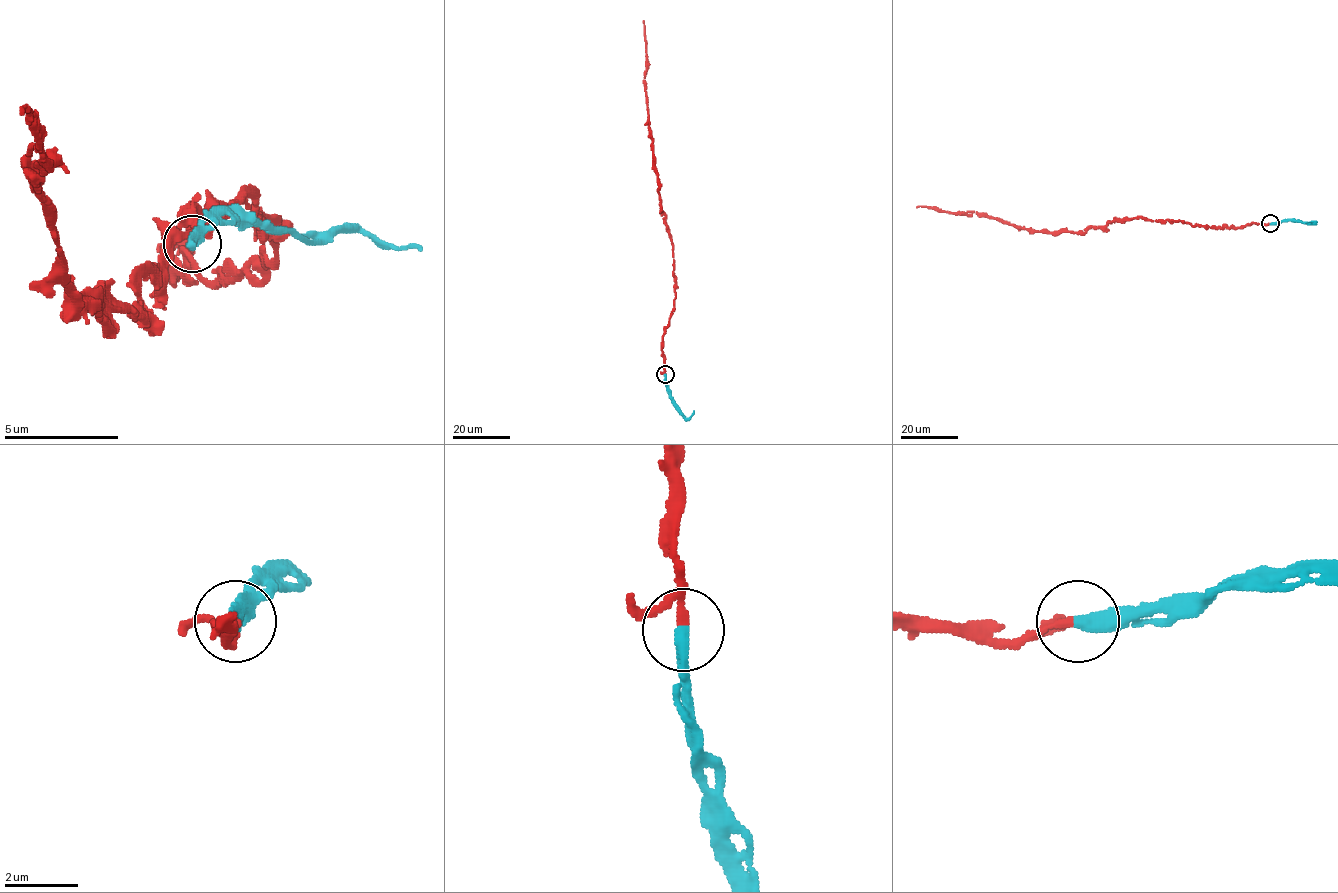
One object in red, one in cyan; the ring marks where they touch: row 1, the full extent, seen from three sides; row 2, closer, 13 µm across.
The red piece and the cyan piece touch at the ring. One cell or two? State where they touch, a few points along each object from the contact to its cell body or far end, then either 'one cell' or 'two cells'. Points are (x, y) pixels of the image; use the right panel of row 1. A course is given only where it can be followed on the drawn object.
place (1270, 223); course red (1270, 223), (1214, 228), (1139, 217), (1113, 220), (1085, 232), (1038, 232), (976, 212), (916, 207); course cyan (1271, 223), (1287, 220), (1315, 222), (1307, 224); one cell

